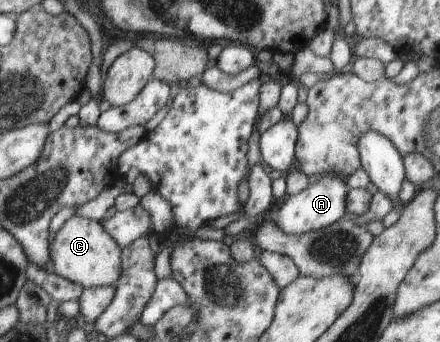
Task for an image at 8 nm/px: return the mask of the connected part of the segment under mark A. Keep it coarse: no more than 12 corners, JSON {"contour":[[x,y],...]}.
{"contour":[[342,175],[288,197],[273,221],[288,235],[324,229],[344,216]]}

